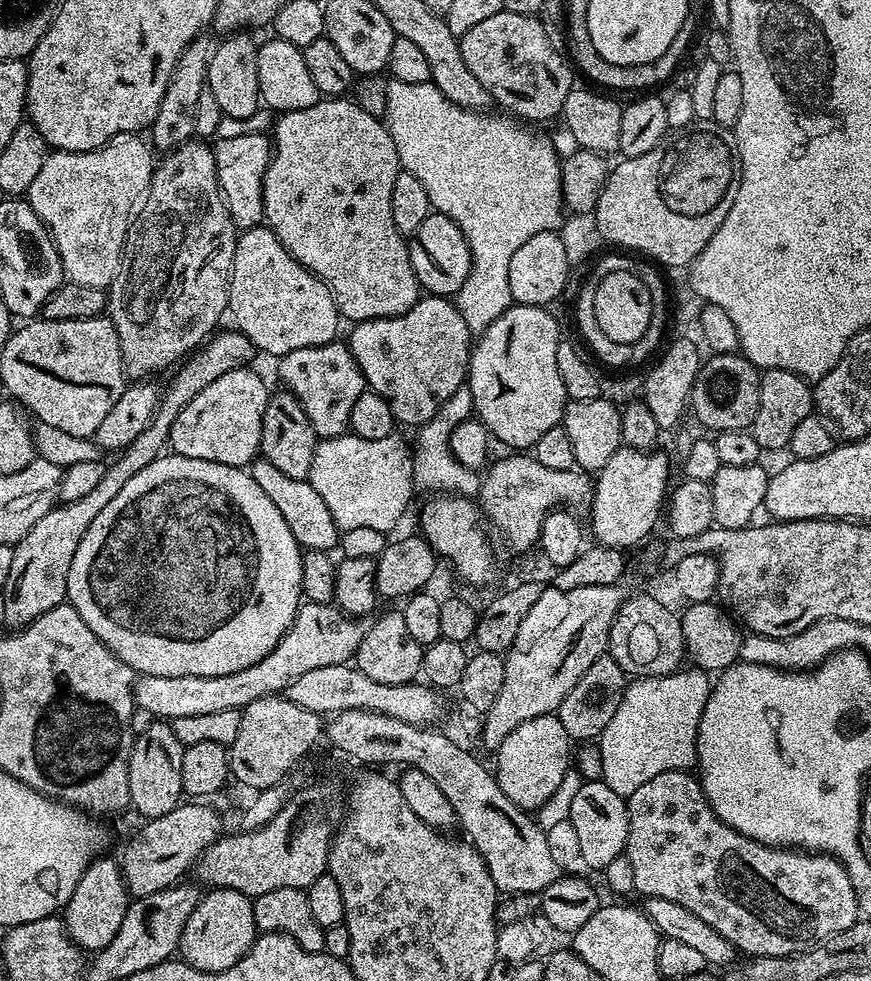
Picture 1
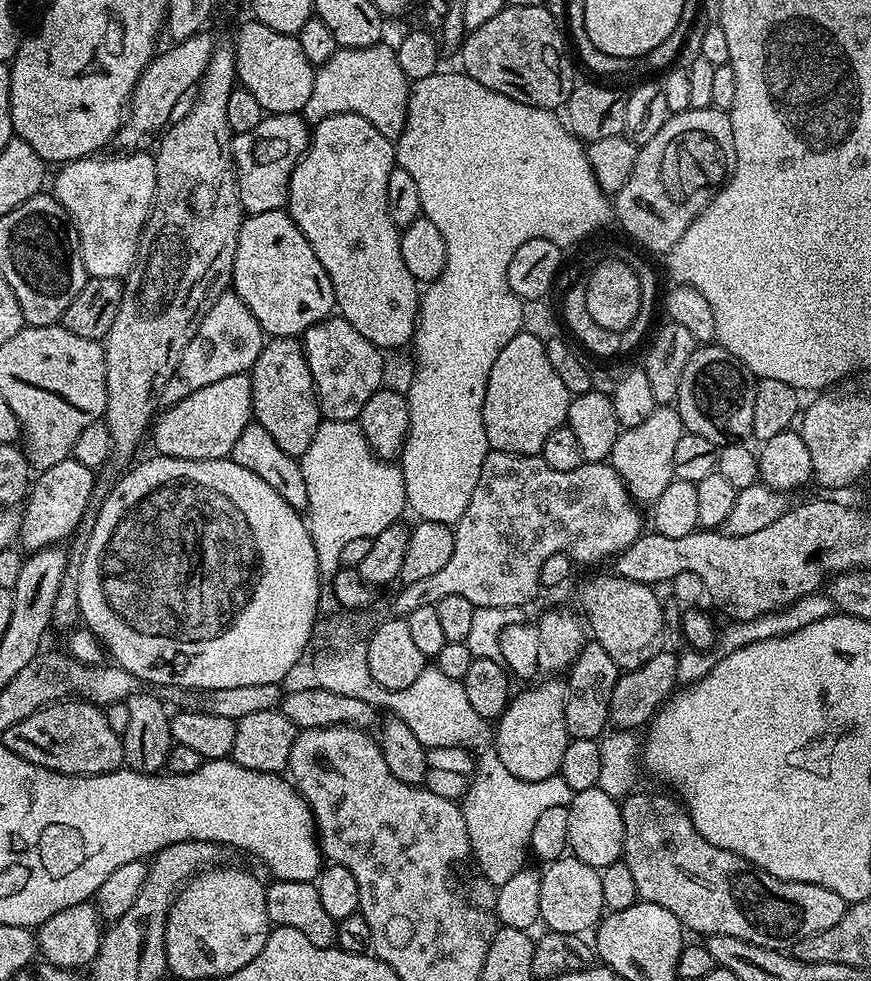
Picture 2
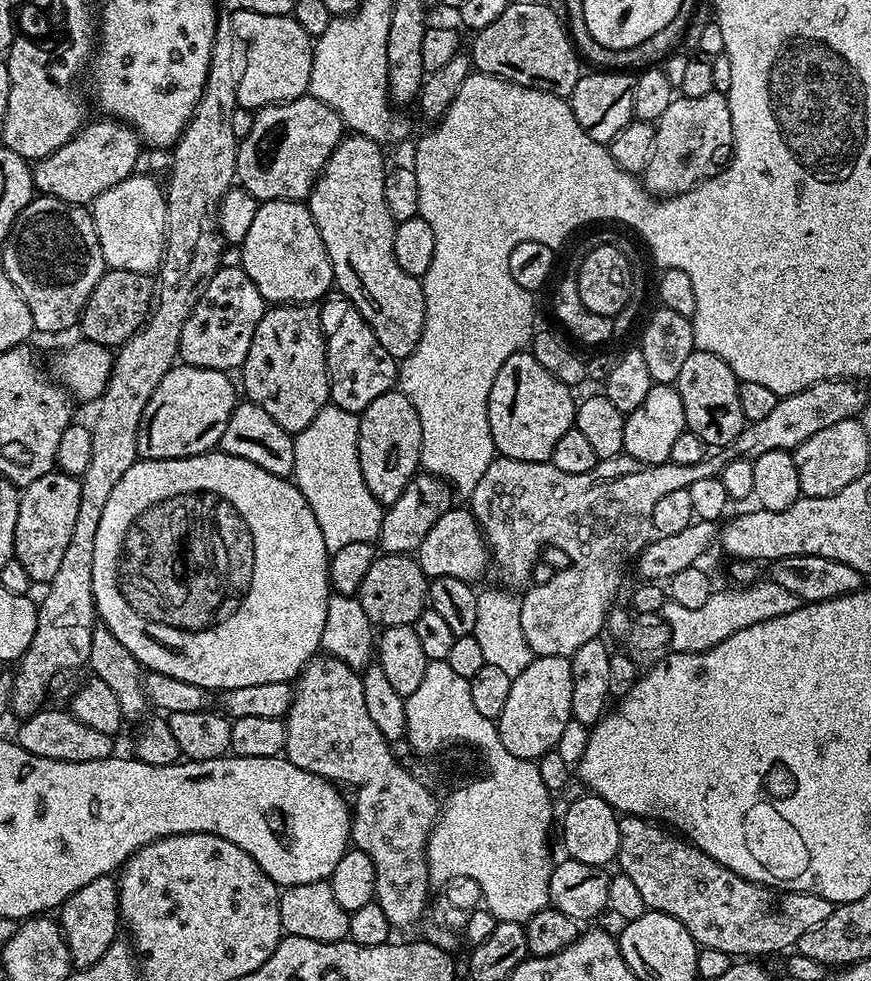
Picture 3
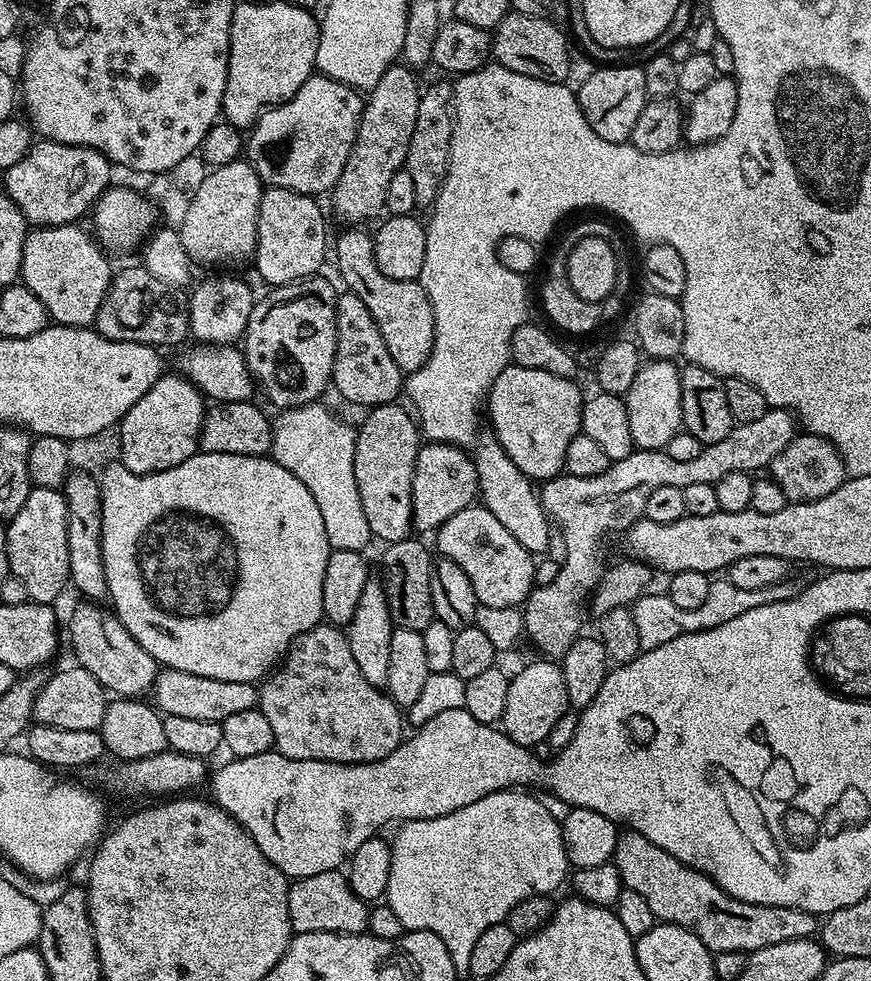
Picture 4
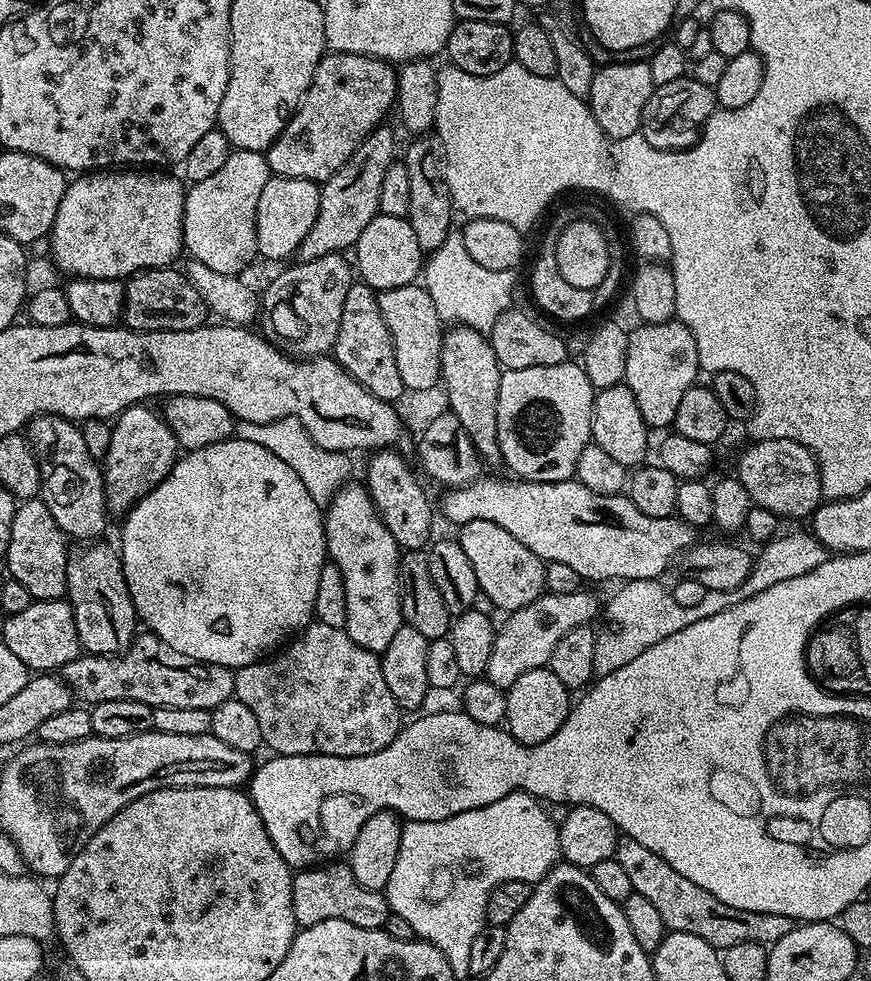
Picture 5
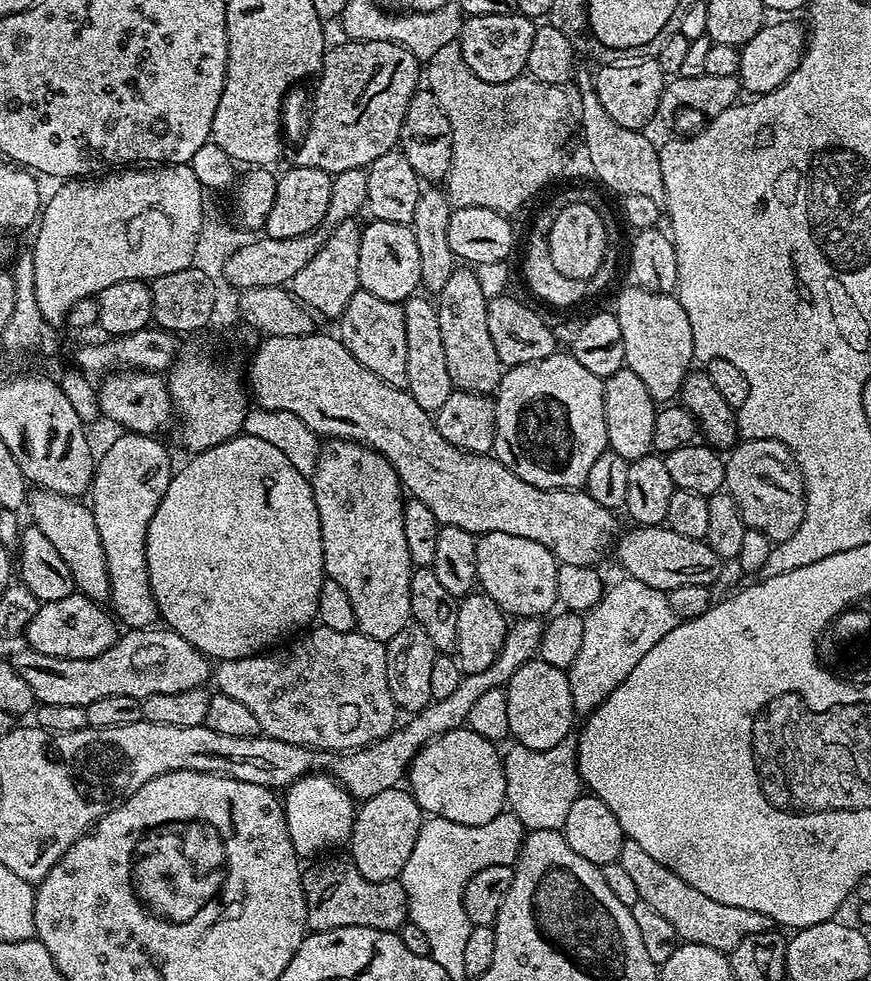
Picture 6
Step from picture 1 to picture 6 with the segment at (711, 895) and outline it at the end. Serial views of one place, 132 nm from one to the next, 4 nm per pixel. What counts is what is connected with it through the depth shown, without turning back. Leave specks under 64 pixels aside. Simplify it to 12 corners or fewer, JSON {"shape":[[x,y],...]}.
{"shape":[[625,839],[618,863],[640,900],[683,943],[730,954],[773,931],[758,910],[726,906]]}

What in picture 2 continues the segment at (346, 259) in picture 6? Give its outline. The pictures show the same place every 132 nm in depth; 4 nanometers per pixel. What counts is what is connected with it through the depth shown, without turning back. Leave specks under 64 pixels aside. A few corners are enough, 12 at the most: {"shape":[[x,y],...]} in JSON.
{"shape":[[269,339],[252,377],[255,423],[304,456],[322,417],[303,343]]}

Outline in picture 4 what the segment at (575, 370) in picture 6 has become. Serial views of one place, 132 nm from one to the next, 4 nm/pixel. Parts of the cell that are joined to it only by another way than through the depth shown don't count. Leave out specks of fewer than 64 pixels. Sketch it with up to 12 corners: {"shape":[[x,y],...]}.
{"shape":[[509,363],[486,393],[502,450],[533,482],[581,435],[575,379]]}

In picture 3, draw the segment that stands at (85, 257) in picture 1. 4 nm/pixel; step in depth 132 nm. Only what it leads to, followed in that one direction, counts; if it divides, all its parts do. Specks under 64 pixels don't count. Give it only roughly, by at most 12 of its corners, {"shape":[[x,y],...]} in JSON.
{"shape":[[127,176],[90,205],[108,268],[152,274],[165,193]]}

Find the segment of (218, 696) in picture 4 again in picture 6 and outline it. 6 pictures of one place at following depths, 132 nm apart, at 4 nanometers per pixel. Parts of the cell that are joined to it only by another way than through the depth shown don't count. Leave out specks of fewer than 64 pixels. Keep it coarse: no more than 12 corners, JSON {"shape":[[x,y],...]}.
{"shape":[[167,626],[98,658],[25,647],[10,663],[40,704],[205,687],[210,660]]}

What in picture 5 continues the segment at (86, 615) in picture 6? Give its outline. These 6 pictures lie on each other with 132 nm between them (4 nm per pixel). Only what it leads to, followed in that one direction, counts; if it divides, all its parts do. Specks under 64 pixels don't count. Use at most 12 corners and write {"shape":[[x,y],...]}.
{"shape":[[67,599],[33,600],[2,643],[33,673],[82,655]]}

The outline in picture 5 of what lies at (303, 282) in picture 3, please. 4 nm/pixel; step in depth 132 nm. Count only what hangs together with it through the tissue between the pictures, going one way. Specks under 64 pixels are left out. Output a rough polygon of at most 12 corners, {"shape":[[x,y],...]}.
{"shape":[[271,175],[259,195],[257,250],[295,257],[320,209],[315,180]]}

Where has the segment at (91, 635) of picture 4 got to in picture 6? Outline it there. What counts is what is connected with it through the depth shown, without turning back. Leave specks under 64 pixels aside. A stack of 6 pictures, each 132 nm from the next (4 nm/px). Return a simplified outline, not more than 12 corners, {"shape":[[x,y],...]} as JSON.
{"shape":[[33,487],[31,523],[76,592],[111,597],[106,550],[83,499]]}

